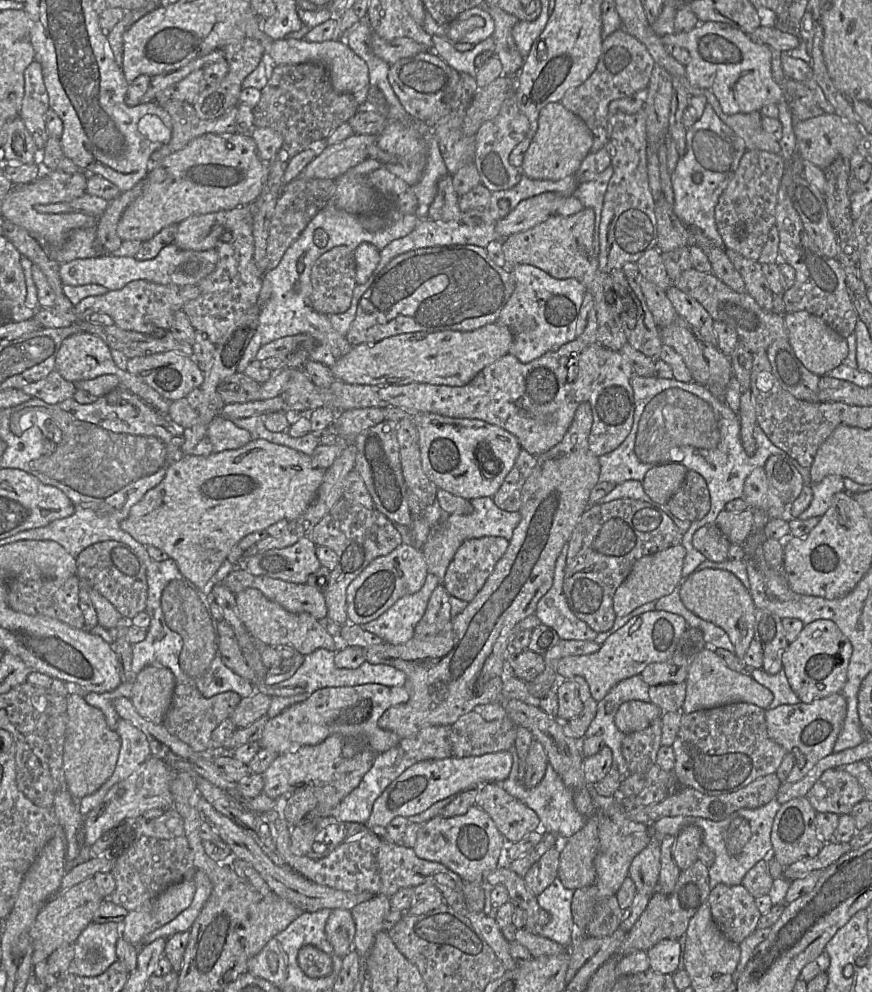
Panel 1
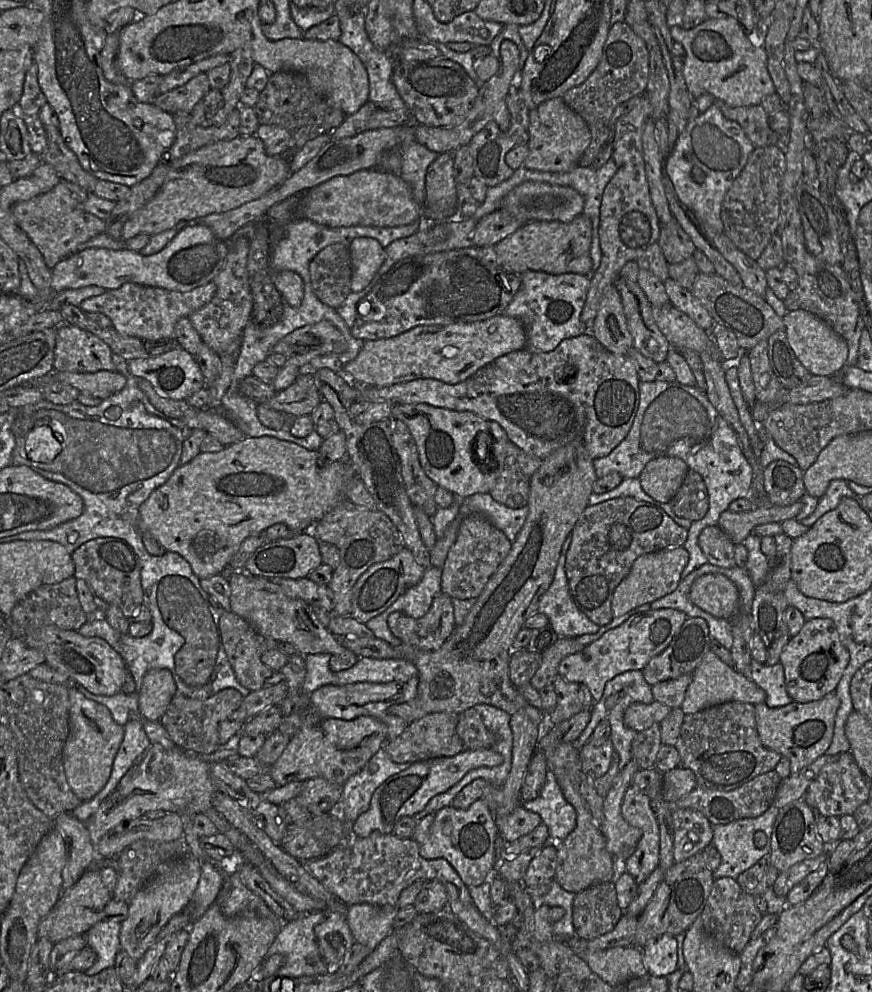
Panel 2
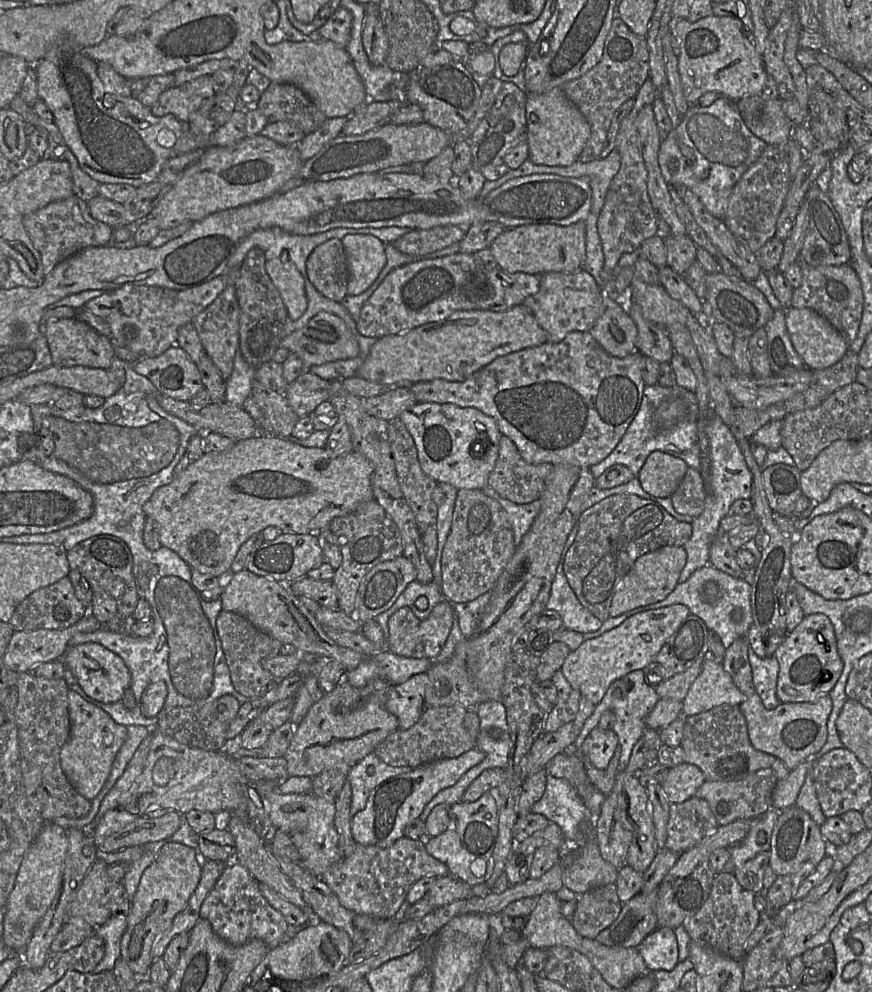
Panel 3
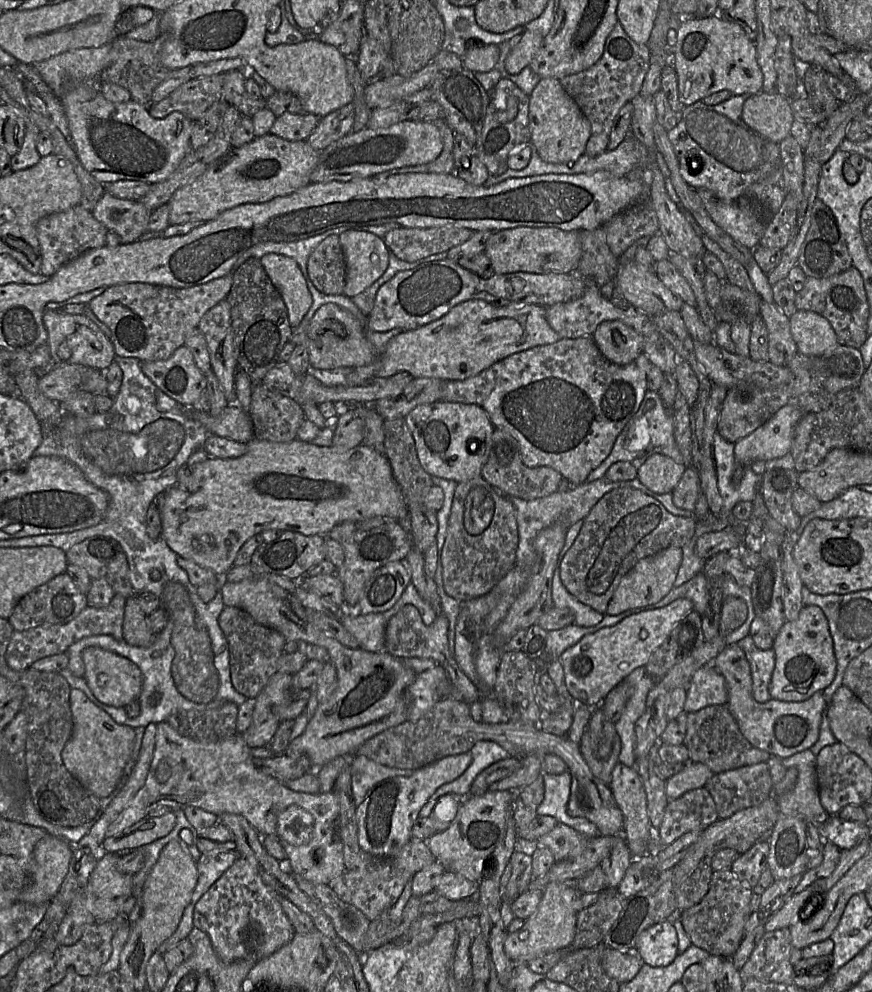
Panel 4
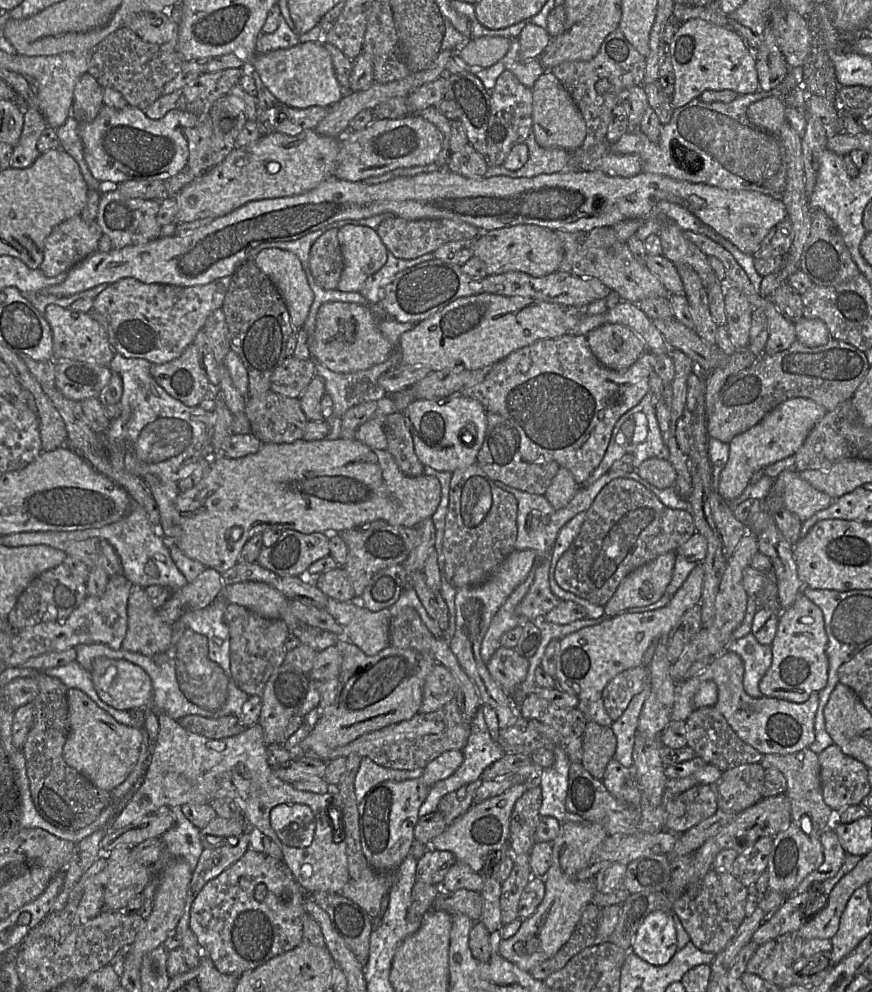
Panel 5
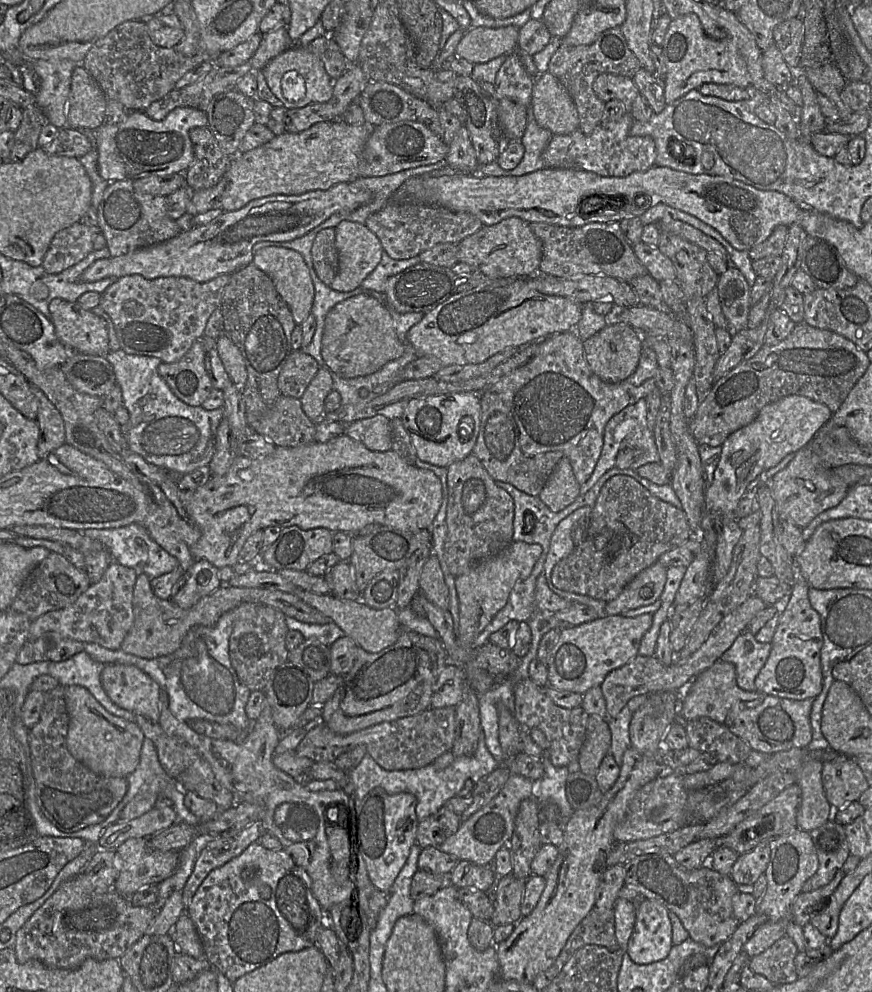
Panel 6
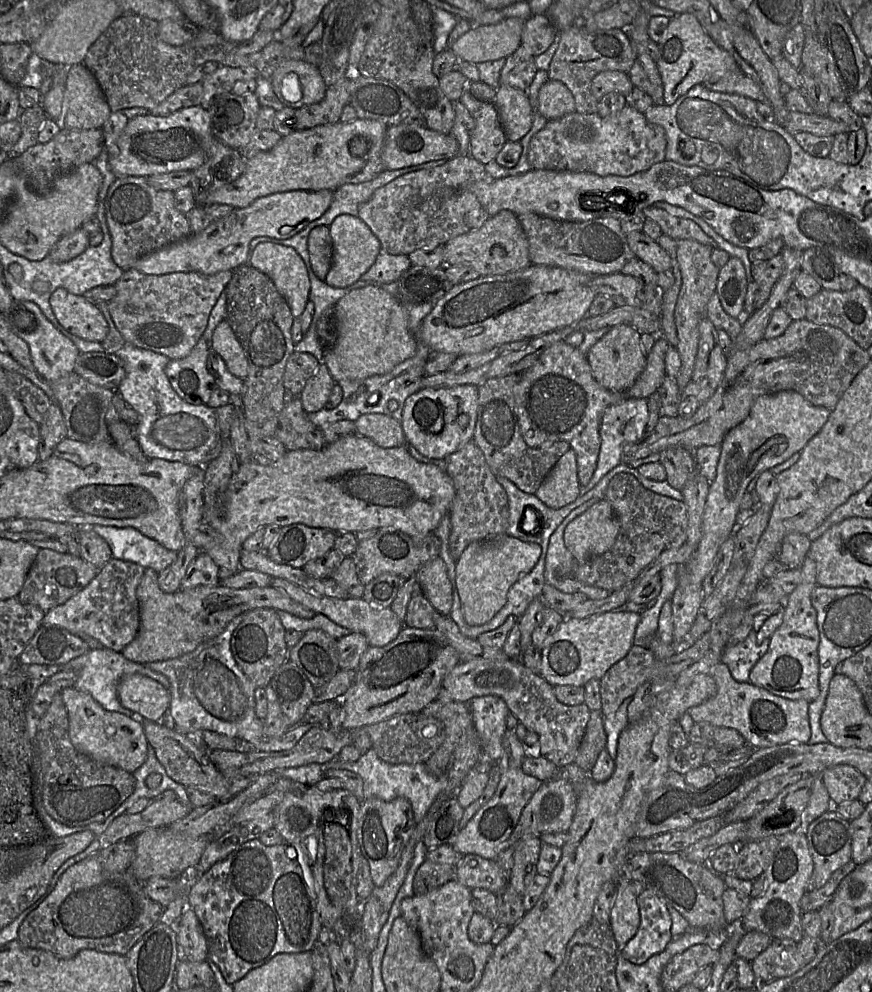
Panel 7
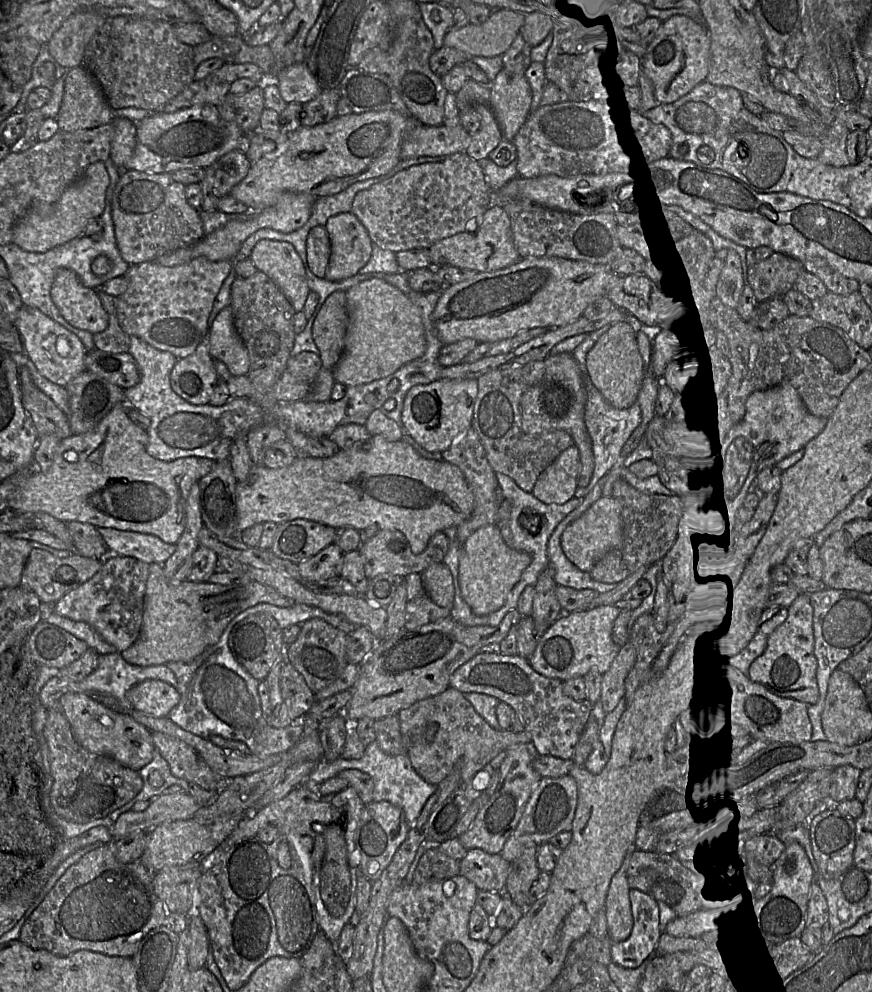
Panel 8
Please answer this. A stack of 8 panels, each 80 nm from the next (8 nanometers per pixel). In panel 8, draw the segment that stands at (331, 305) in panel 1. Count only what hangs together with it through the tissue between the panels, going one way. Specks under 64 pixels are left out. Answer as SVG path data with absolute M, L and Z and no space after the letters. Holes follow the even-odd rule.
M325 226L312 228L306 240L306 256L311 271L324 278L331 256L331 244Z

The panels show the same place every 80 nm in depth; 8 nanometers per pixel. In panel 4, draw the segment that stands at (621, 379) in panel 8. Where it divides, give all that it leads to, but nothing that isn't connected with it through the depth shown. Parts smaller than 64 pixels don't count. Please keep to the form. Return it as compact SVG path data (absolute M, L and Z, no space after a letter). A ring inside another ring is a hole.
M619 320L600 323L591 337L602 355L617 365L627 365L643 353L644 336Z

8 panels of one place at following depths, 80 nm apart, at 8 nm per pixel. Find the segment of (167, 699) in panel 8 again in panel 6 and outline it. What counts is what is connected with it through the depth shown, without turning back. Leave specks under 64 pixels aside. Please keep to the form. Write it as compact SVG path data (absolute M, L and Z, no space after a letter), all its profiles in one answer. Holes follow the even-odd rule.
M109 663L101 673L101 684L113 703L134 715L158 722L161 688L134 665Z

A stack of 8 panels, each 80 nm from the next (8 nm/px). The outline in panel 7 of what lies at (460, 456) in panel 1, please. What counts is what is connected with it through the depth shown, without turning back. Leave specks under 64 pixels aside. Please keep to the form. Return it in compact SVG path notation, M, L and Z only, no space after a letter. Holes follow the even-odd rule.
M473 385L425 388L413 393L405 401L401 421L407 442L427 458L445 460L474 438L478 398L478 387ZM462 414L469 417L465 428L458 424L458 418Z

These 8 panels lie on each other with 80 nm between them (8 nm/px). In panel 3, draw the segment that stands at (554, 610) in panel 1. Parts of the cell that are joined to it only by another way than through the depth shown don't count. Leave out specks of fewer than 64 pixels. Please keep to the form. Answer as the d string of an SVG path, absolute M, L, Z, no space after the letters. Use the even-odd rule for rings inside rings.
M576 524L569 533L561 553L561 558L552 582L550 597L546 603L546 609L555 610L560 614L563 621L562 628L580 633L588 633L598 630L603 622L580 603L564 573L564 559L574 542L577 532L578 526Z

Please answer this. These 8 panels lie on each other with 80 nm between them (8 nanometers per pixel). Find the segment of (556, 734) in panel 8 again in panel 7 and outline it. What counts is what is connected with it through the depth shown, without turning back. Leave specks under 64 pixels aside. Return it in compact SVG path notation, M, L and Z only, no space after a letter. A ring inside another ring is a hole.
M519 659L460 662L443 679L437 699L466 703L472 698L487 695L502 698L518 722L527 731L538 734L537 748L529 751L544 757L559 769L574 763L590 718L591 711L584 703L576 706L560 703L554 687L526 668Z

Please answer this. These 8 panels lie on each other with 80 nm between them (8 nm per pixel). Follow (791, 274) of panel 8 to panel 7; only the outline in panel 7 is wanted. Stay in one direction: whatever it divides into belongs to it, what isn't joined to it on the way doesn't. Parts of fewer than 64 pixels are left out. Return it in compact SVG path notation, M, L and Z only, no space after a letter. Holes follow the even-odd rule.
M776 256L762 261L753 262L751 265L753 280L758 284L756 310L768 300L772 288L783 272L783 257Z

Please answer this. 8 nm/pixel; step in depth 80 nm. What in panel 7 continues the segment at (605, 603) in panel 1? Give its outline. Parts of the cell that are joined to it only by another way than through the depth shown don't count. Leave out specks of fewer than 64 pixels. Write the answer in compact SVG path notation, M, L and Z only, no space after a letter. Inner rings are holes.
M627 473L617 474L610 480L604 499L610 504L619 523L616 540L604 554L578 564L573 576L586 585L613 592L633 580L661 552L685 543L688 519L682 500L657 494Z

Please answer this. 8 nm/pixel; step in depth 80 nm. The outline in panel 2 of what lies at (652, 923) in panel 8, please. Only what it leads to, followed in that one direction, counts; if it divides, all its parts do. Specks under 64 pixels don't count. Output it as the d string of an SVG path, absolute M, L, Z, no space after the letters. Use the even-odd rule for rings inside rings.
M663 934L640 948L646 968L655 976L667 976L677 968L677 940L673 935Z

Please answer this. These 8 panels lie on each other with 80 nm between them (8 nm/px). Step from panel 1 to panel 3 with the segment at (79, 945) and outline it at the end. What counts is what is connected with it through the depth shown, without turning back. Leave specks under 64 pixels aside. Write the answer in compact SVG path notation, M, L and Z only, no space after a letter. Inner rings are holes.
M111 916L104 924L96 927L94 933L105 944L105 955L92 971L93 974L112 971L116 961L121 957L120 944L127 928L127 916Z

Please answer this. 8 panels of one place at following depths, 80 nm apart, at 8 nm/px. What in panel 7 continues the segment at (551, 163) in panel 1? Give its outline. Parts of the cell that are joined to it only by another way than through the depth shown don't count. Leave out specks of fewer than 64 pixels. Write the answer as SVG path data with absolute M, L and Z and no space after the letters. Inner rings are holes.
M548 79L539 89L538 111L548 121L576 111L570 90L560 81Z

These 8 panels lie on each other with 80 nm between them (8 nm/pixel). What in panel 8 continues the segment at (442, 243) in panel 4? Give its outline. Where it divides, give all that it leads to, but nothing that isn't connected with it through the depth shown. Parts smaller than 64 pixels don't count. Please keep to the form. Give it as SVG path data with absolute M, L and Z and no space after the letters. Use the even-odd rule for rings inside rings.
M466 152L453 153L443 162L410 166L356 194L353 213L366 228L373 244L397 253L416 248L430 248L436 242L461 232L474 232L492 205L492 190L480 162Z

